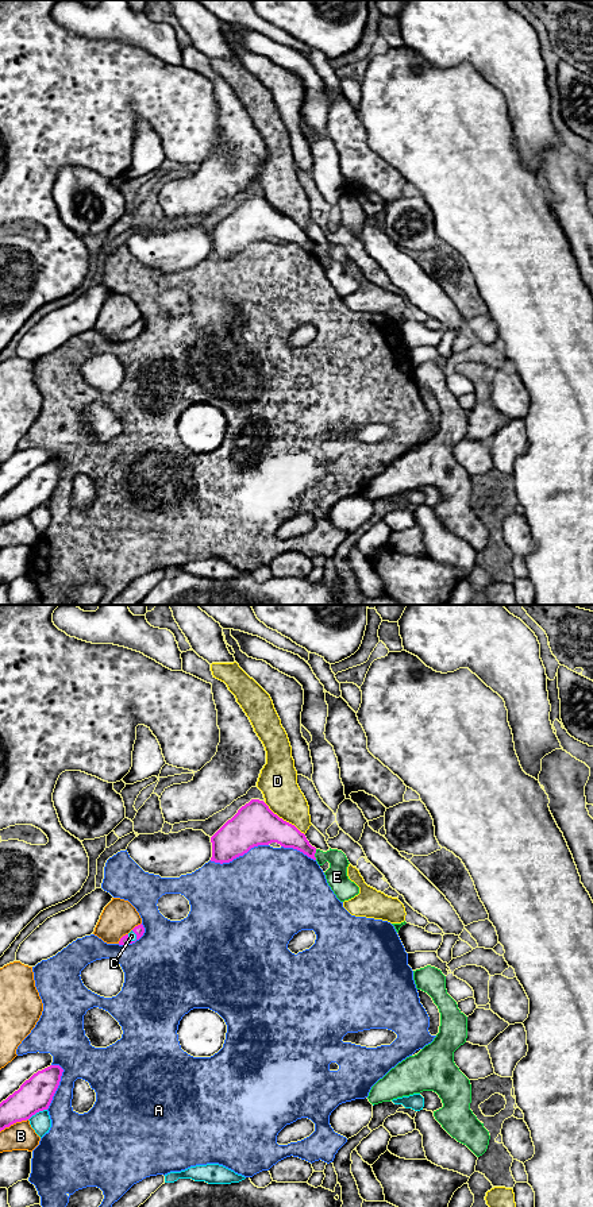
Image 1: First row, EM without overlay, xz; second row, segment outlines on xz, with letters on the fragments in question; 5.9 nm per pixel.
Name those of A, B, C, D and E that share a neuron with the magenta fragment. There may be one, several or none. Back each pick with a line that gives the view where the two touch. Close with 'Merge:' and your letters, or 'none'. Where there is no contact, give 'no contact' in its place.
Merge: none

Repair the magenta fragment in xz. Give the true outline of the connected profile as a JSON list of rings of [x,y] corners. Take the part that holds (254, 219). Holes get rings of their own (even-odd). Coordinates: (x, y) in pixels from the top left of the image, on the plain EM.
[[[251,194],[228,215],[212,232],[212,252],[215,258],[230,258],[243,251],[251,243],[277,238],[293,243],[316,255],[316,243],[294,220],[274,209],[259,194]]]

